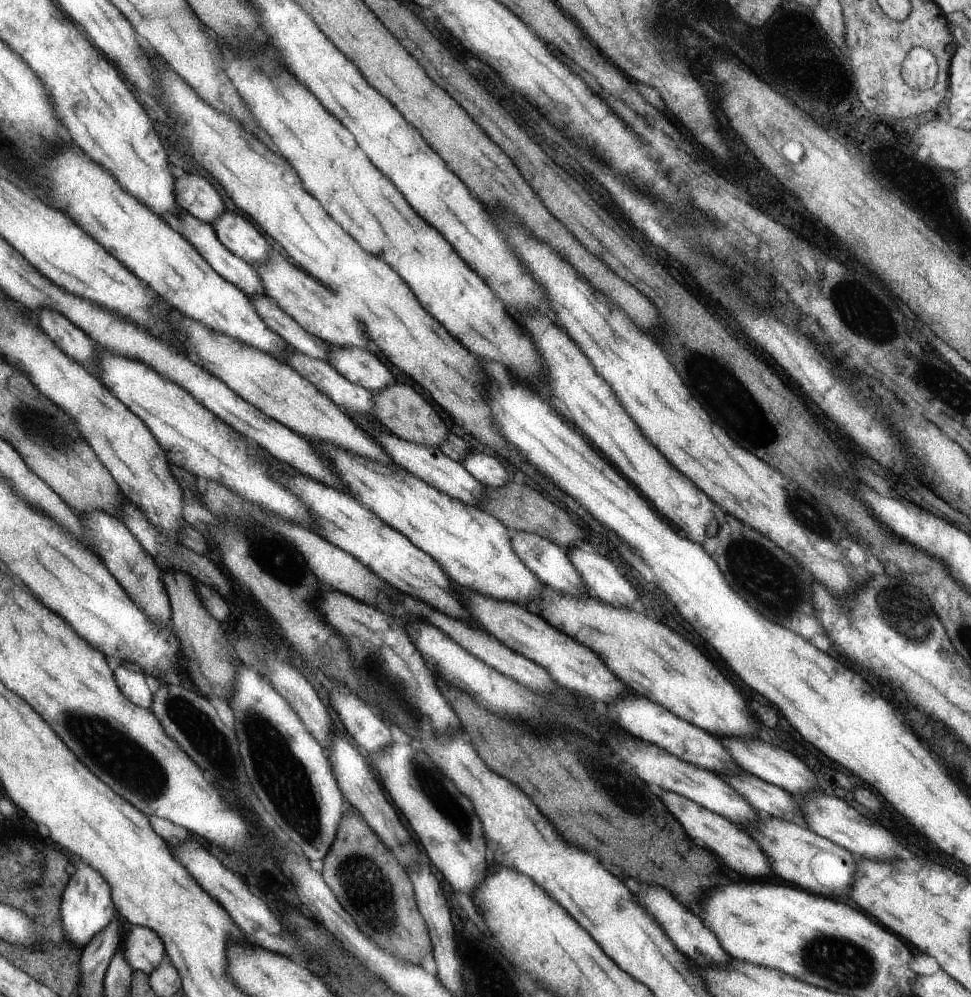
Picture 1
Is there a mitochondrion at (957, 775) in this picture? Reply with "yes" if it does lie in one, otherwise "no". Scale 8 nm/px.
no

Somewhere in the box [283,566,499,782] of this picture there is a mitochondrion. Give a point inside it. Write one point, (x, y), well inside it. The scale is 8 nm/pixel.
(378, 669)

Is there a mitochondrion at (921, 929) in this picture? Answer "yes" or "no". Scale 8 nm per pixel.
no

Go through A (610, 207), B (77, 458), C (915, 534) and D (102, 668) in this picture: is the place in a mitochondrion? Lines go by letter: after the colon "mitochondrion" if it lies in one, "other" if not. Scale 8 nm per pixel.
A: other
B: mitochondrion
C: other
D: other

